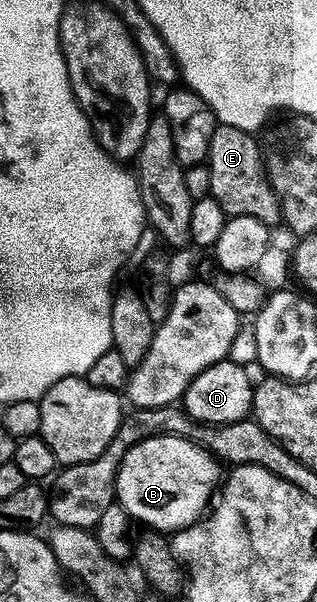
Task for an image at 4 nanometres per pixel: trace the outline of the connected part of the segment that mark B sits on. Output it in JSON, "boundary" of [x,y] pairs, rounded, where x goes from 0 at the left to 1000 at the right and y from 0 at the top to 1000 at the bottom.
{"boundary":[[[473,724],[391,751],[366,789],[363,822],[413,862],[435,862],[511,887],[565,884],[640,859],[644,841],[697,802],[694,777],[697,769],[666,751],[593,729]]]}

